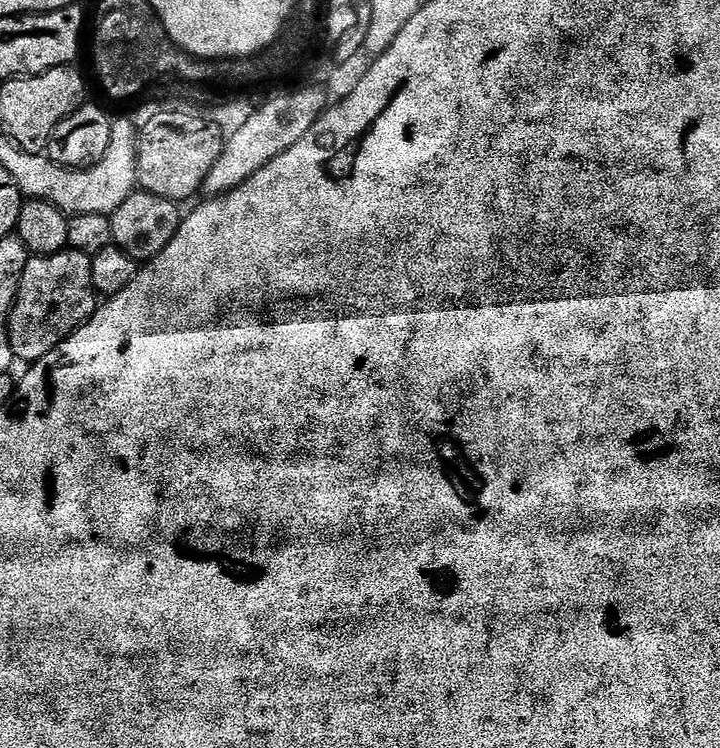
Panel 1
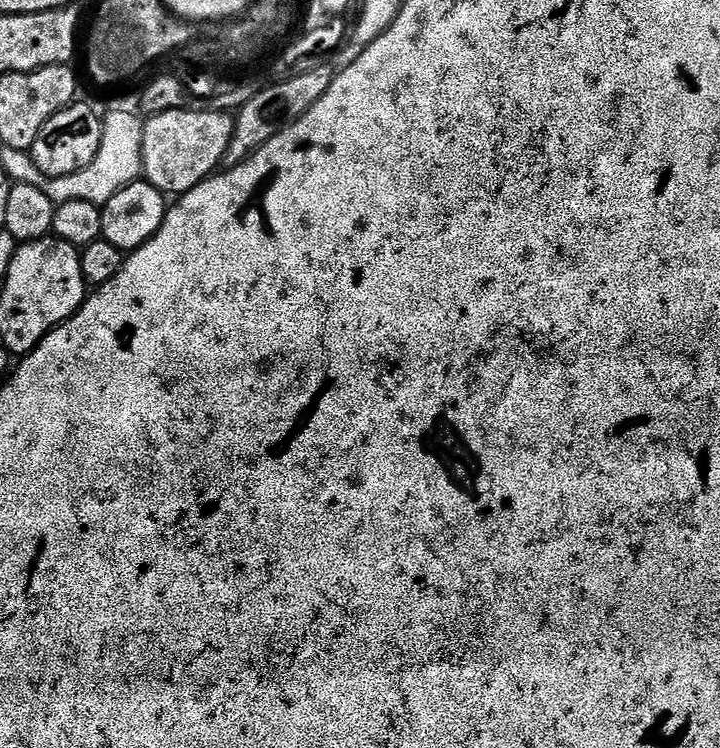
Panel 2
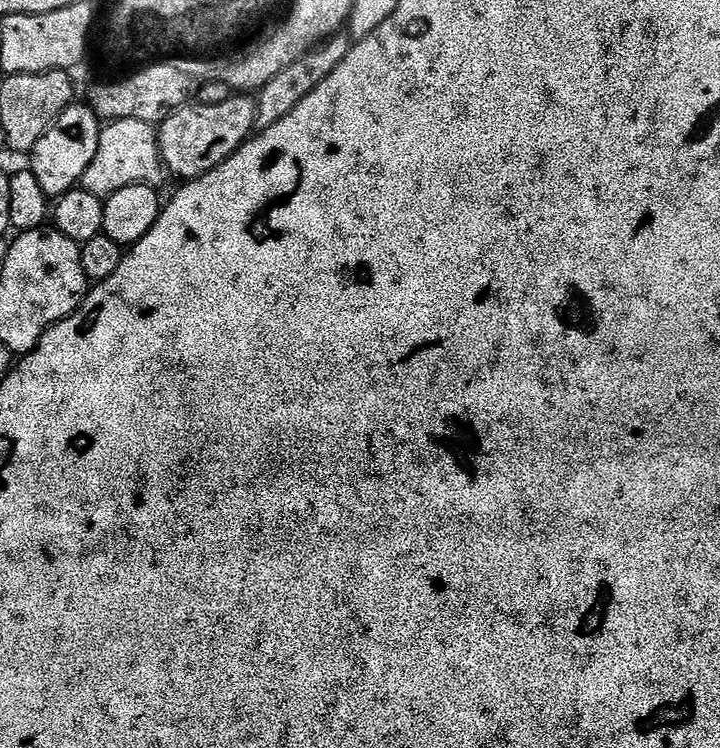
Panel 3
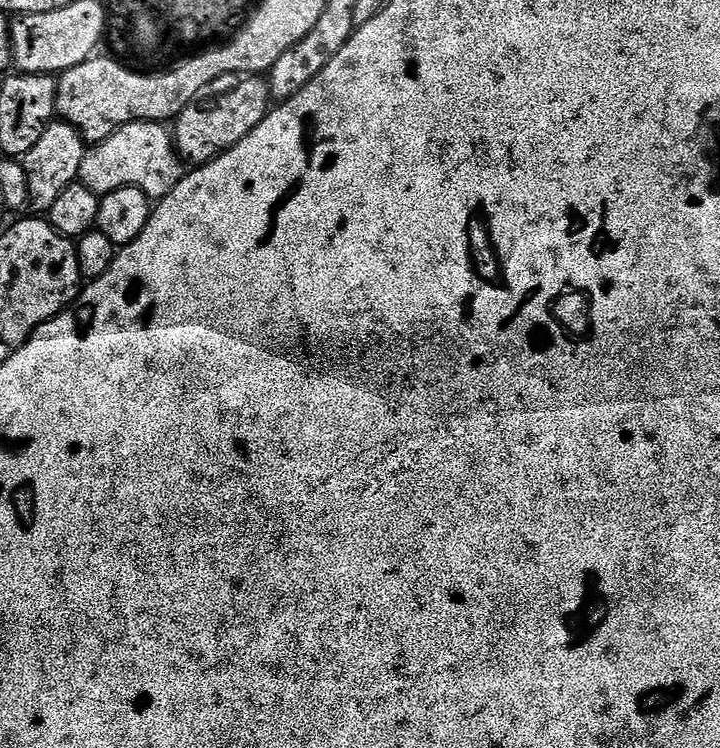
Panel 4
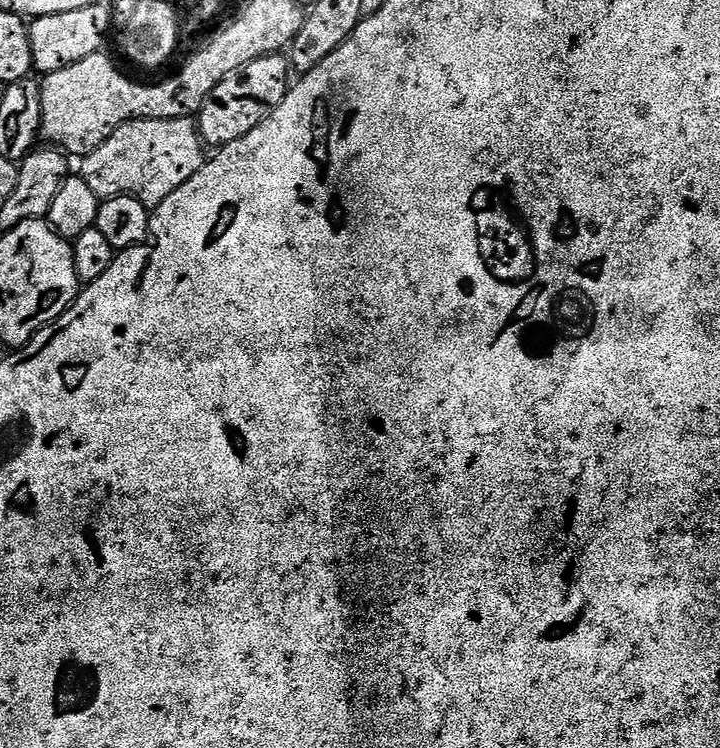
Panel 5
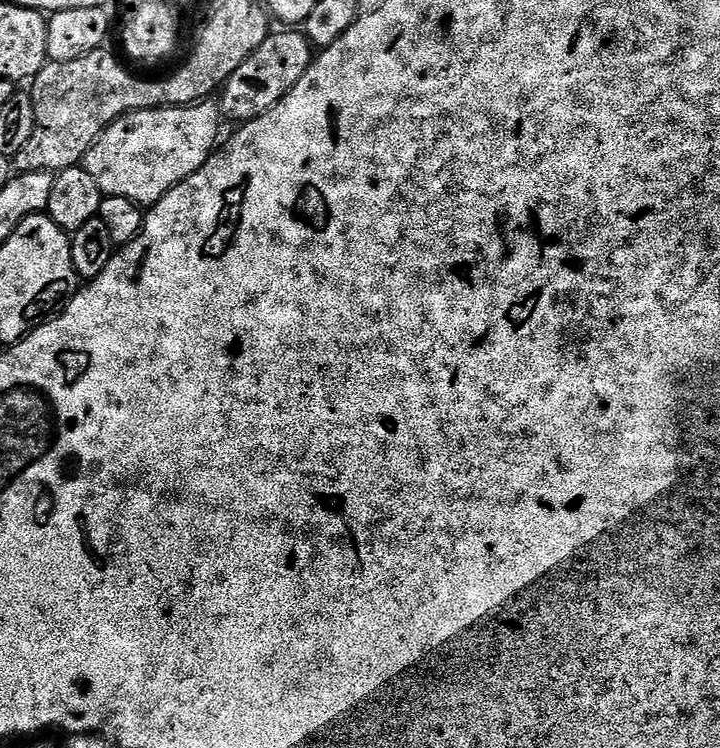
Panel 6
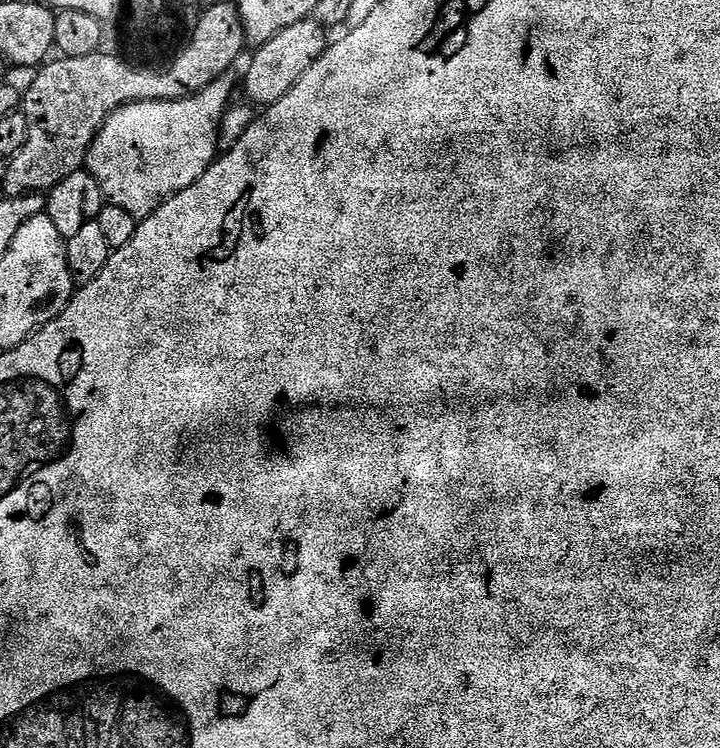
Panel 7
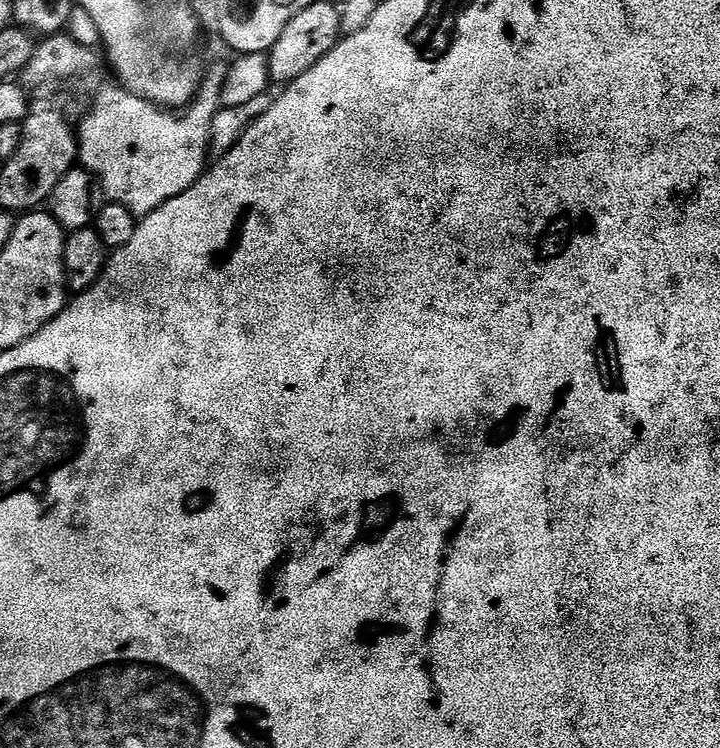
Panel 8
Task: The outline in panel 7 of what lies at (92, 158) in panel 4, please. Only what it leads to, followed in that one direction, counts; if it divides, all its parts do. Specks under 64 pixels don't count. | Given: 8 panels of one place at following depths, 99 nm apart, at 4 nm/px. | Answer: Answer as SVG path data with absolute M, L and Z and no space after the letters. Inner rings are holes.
M240 57L235 60L233 67L192 96L185 96L181 100L143 100L110 113L88 148L86 161L86 170L98 182L104 192L105 201L122 206L122 210L126 210L139 222L154 214L154 210L162 207L164 201L174 194L186 190L186 186L194 186L194 182L198 182L198 178L202 178L202 174L206 174L208 167L218 158L216 147L220 144L220 123L224 120L235 88L237 91L239 80L246 73L248 60Z

